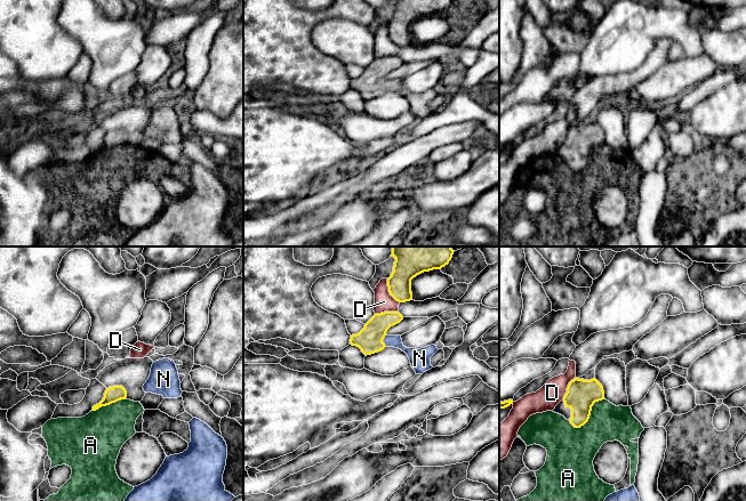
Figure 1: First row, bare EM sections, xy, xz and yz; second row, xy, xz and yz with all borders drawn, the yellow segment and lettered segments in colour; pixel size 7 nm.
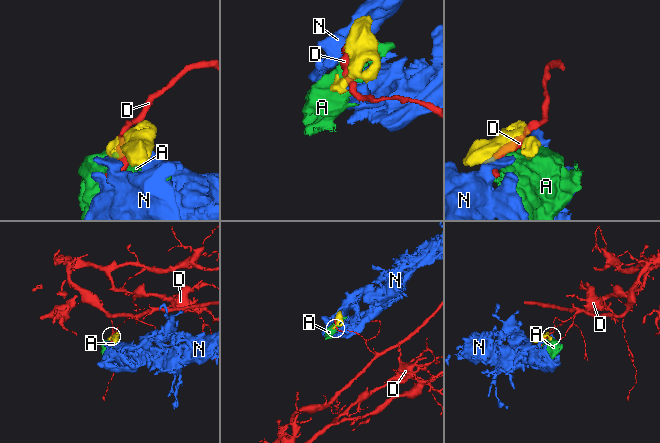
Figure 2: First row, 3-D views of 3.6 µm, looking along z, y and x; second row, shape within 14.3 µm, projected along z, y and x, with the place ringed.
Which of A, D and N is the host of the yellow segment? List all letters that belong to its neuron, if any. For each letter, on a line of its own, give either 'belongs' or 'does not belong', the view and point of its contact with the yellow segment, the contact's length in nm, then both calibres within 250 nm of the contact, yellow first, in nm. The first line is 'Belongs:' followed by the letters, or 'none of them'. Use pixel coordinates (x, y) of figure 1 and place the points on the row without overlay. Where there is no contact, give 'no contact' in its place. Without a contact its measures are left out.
Belongs: N
A: does not belong; contact yz (590, 159); length 300 nm; calibres 220 and 280 nm
D: does not belong; contact xz (388, 35); length 200 nm; calibres 180 and 140 nm
N: belongs; contact xz (383, 83); length 90 nm; calibres 180 and 90 nm

